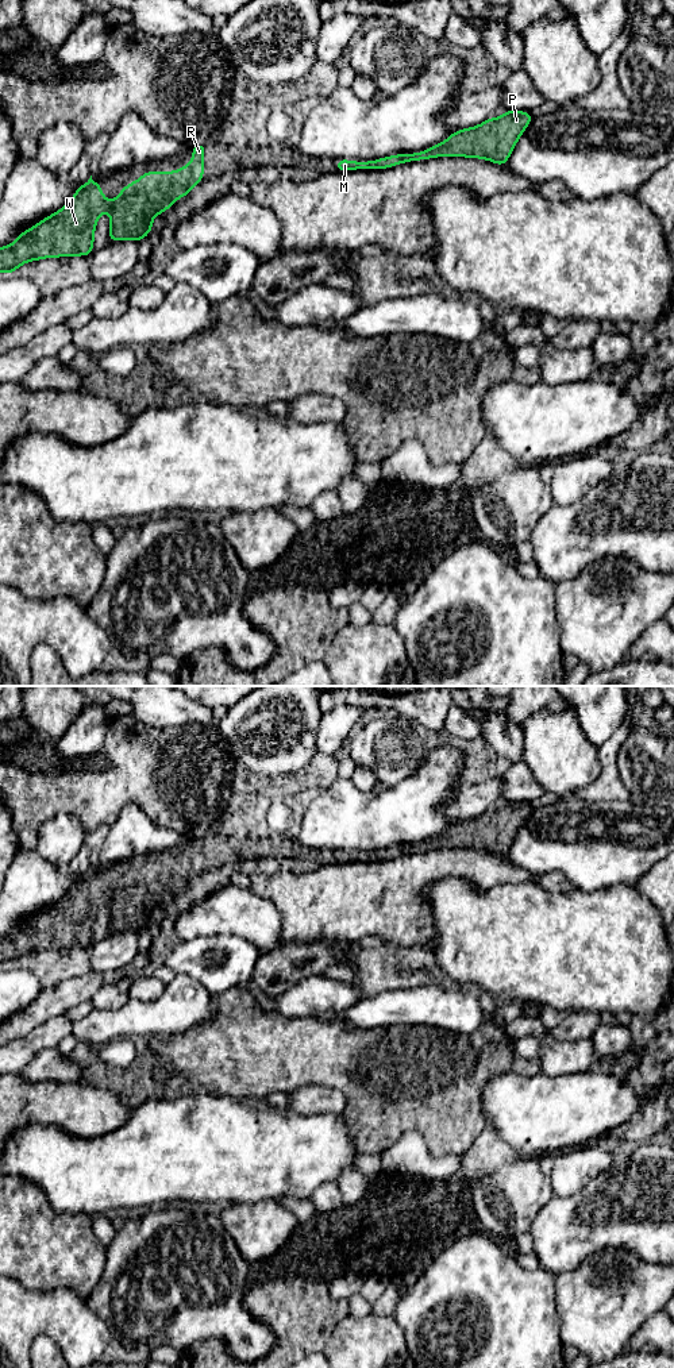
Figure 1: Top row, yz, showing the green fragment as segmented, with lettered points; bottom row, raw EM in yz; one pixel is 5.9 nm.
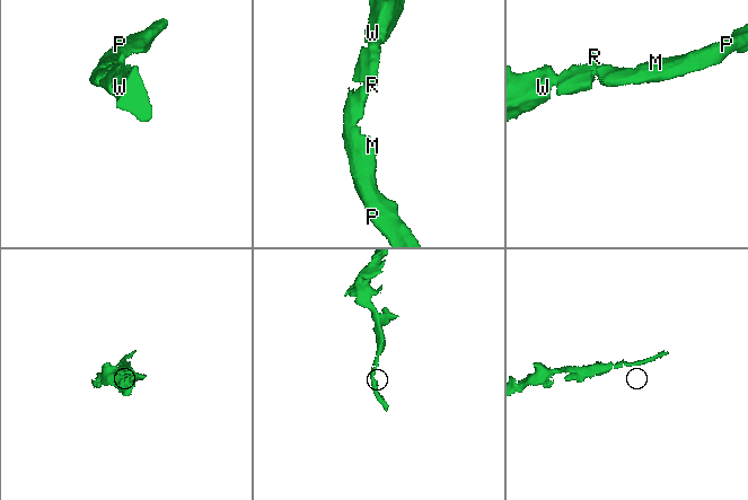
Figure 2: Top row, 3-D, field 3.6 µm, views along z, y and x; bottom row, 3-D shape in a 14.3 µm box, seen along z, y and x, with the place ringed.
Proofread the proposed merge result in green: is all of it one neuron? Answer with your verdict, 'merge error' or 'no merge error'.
no merge error

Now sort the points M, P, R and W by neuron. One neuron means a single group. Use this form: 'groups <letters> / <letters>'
groups M P R W

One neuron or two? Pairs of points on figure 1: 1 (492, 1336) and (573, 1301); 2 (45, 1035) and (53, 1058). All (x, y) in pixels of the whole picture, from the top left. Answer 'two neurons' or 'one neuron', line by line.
1: two neurons
2: two neurons

